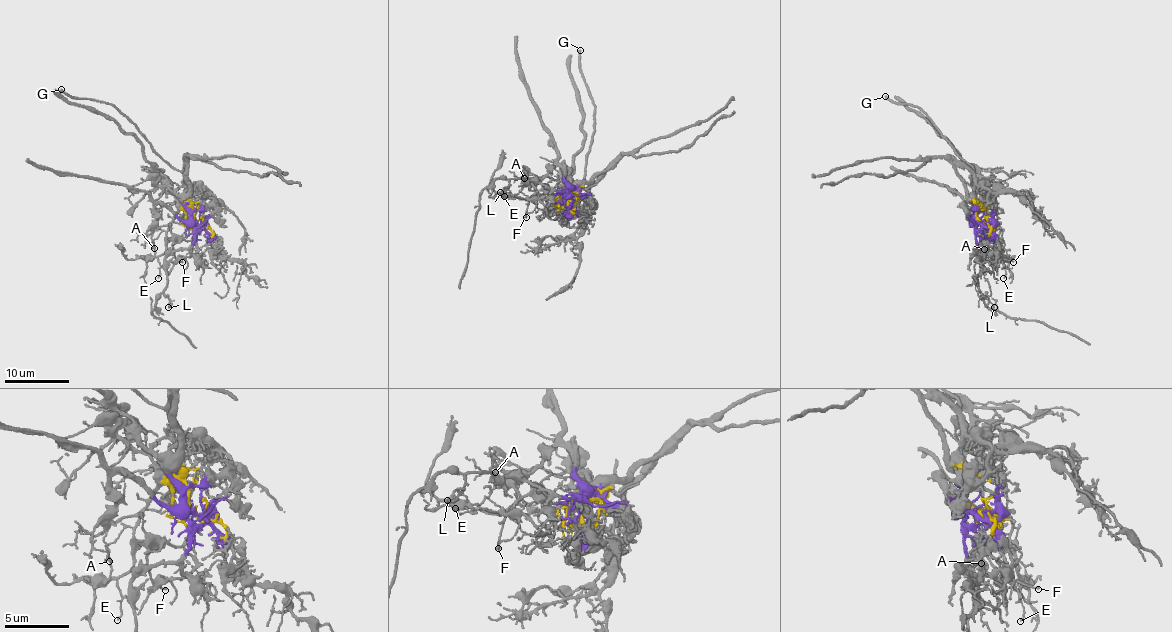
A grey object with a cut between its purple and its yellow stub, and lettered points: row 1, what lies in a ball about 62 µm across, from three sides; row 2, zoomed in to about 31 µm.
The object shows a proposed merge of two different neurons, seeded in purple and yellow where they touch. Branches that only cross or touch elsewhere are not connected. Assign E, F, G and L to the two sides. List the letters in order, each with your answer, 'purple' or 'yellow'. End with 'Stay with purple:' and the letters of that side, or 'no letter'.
E: yellow
F: yellow
G: yellow
L: purple
Stay with purple: L

